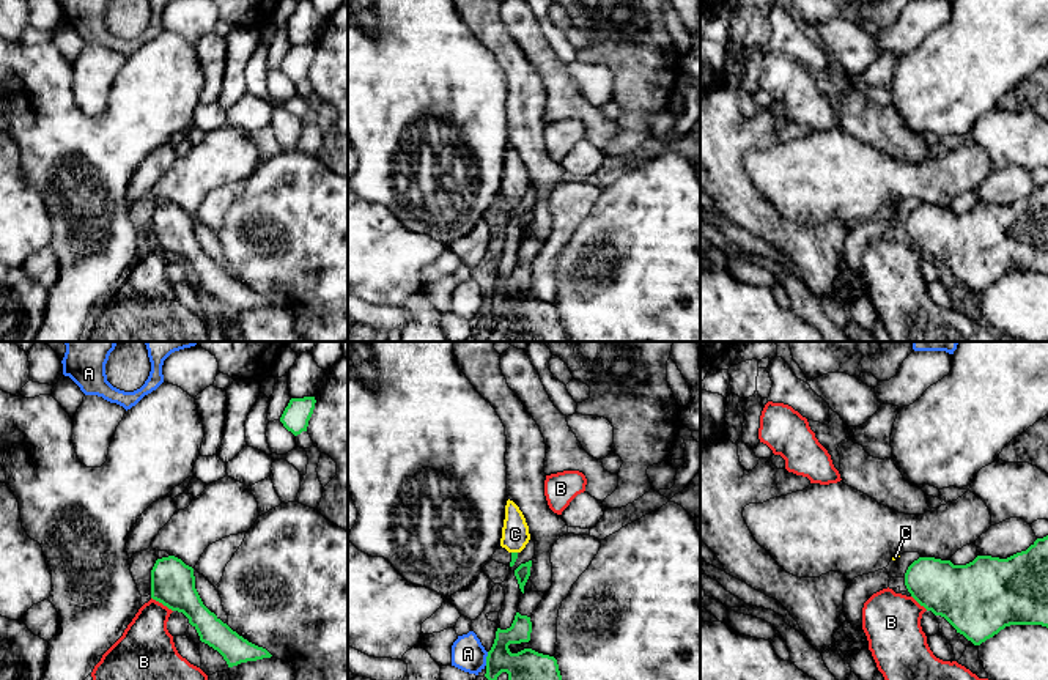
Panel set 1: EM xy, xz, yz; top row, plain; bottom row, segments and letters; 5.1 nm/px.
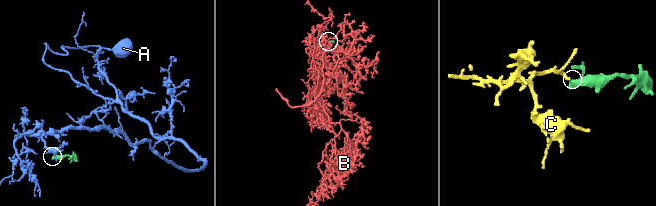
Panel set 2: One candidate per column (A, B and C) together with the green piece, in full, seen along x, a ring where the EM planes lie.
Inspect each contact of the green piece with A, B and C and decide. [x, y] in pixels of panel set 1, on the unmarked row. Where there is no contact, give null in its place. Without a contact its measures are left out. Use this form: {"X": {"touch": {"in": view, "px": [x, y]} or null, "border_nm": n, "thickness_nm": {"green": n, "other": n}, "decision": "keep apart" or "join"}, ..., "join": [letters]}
{"A": {"touch": {"in": "xz", "px": [487, 306]}, "border_nm": 70, "thickness_nm": {"green": 240, "other": 170}, "decision": "keep apart"}, "B": {"touch": {"in": "xy", "px": [162, 251]}, "border_nm": 130, "thickness_nm": {"green": 220, "other": 280}, "decision": "keep apart"}, "C": {"touch": {"in": "xz", "px": [515, 200]}, "border_nm": 30, "thickness_nm": {"green": 30, "other": 140}, "decision": "join"}, "join": ["C"]}

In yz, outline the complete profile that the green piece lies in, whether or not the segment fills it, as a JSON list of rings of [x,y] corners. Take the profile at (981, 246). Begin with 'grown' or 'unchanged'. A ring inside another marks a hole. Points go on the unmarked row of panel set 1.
unchanged; [[[1048,183],[1007,206],[977,203],[966,212],[954,212],[950,208],[919,205],[908,214],[905,233],[921,253],[944,264],[974,293],[1010,272],[1048,275]]]

